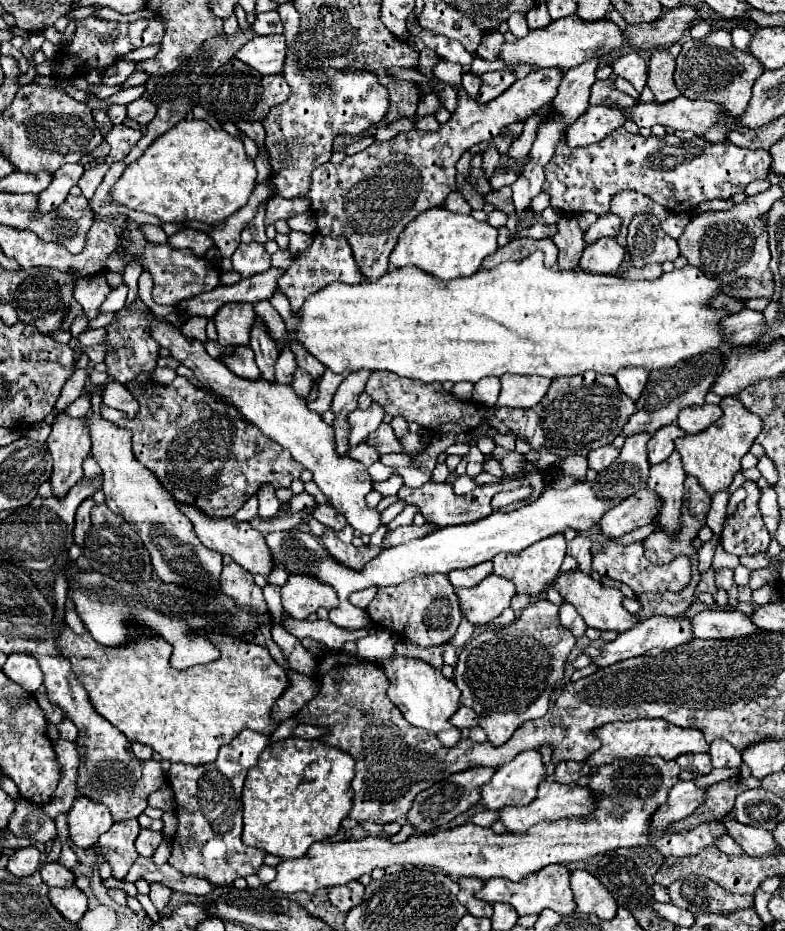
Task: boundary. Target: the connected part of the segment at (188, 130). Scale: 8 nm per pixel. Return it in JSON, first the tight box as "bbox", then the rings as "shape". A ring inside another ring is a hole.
{"bbox":[111,118,255,224],"shape":[[[183,118],[169,132],[159,136],[145,154],[131,162],[117,184],[111,188],[111,196],[115,202],[129,206],[131,210],[141,210],[157,216],[161,222],[203,222],[203,224],[221,224],[235,212],[239,212],[253,188],[255,188],[255,166],[247,158],[243,142],[239,138],[229,136],[225,130],[215,130],[209,122],[197,118]]]}

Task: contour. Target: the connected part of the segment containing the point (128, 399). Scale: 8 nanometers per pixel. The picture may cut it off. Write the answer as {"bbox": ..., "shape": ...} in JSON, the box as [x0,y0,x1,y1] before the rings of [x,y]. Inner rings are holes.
{"bbox":[103,382,139,418],"shape":[[[107,382],[103,388],[103,404],[115,410],[125,412],[129,418],[133,418],[139,410],[139,402],[133,398],[133,394],[129,392],[129,388],[121,382]]]}

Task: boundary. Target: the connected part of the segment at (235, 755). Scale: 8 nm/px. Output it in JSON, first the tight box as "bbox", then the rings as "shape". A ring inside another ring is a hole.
{"bbox":[167,730,269,886],"shape":[[[243,730],[229,744],[221,746],[219,756],[213,764],[171,766],[167,780],[175,792],[179,822],[179,828],[171,838],[173,850],[169,856],[169,864],[175,870],[181,870],[185,876],[205,878],[217,886],[227,886],[235,878],[249,876],[259,870],[267,852],[261,852],[259,848],[249,848],[241,842],[241,790],[247,770],[257,764],[257,758],[267,744],[269,736],[253,730]]]}

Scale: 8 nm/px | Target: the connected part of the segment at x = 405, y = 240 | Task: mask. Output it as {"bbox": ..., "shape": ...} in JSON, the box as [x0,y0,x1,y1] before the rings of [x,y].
{"bbox":[391,208,497,280],"shape":[[[433,208],[409,222],[401,232],[395,250],[391,252],[391,264],[395,268],[415,266],[427,274],[437,276],[439,280],[453,280],[459,276],[475,274],[481,268],[485,256],[497,250],[497,228],[487,222],[477,222],[473,216],[455,214],[447,208]]]}

